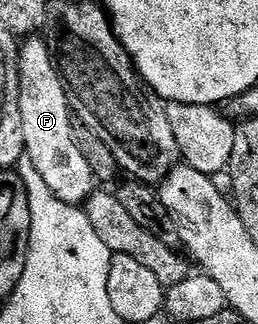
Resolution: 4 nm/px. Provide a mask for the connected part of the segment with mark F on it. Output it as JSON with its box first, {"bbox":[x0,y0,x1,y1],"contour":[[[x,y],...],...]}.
{"bbox":[18,35,94,206],"contour":[[[33,35],[21,44],[18,79],[18,107],[22,107],[22,135],[27,160],[38,167],[50,191],[54,191],[62,203],[83,206],[94,191],[94,178],[72,134],[74,114],[68,104],[68,89],[58,75],[52,52],[43,36]]]}

